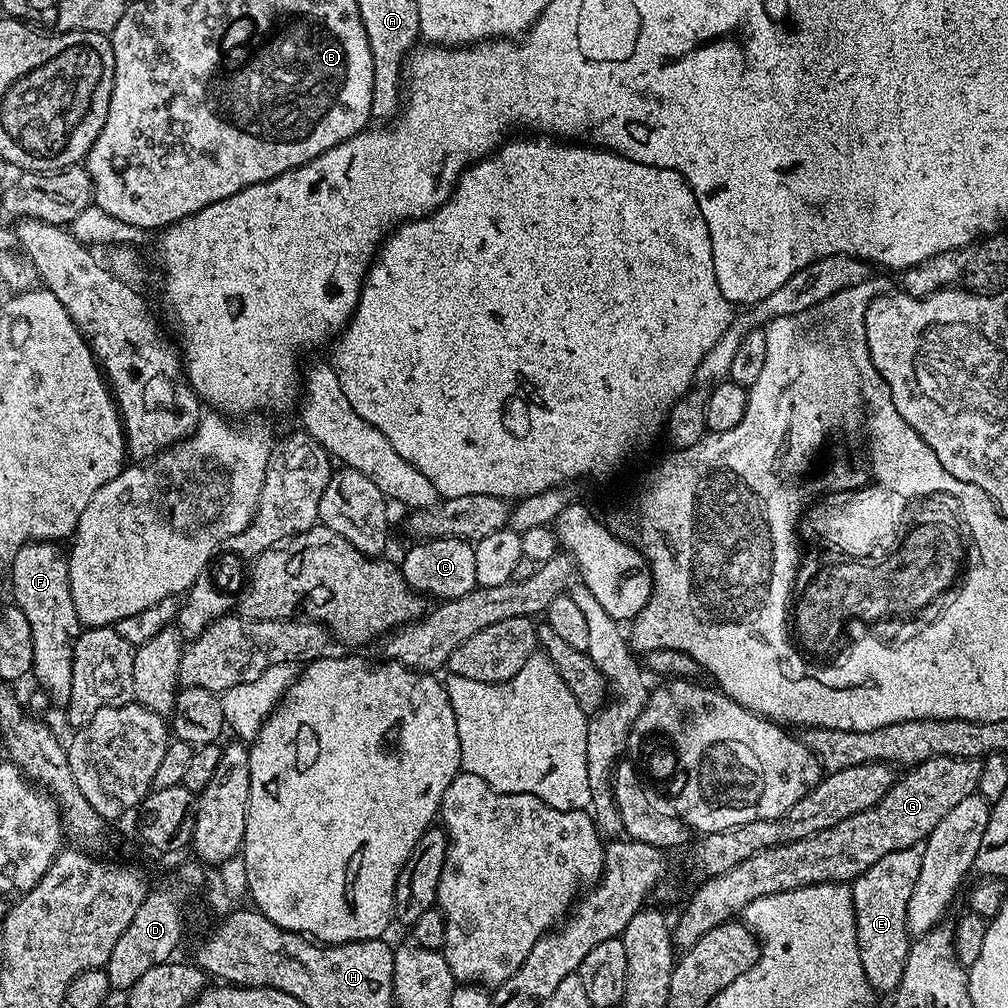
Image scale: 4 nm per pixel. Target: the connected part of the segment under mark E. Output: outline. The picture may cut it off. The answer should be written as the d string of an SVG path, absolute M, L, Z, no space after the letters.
M915 844L906 850L894 850L894 854L878 858L878 862L870 866L870 870L851 881L858 954L862 970L868 979L869 989L873 993L891 994L902 982L904 963L910 947L906 908L918 874L921 873L923 850L923 844Z

